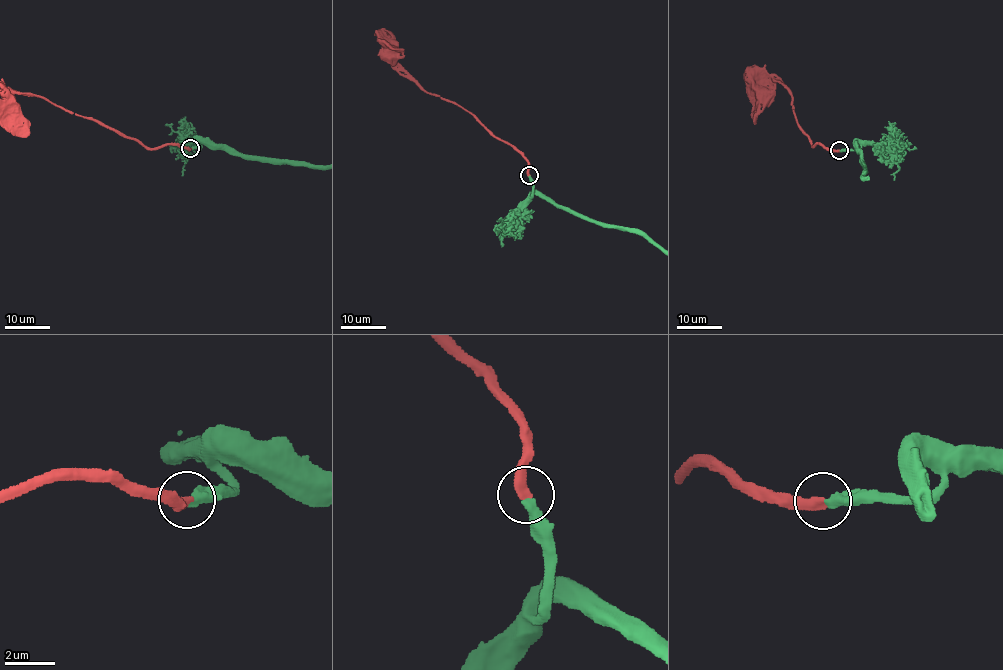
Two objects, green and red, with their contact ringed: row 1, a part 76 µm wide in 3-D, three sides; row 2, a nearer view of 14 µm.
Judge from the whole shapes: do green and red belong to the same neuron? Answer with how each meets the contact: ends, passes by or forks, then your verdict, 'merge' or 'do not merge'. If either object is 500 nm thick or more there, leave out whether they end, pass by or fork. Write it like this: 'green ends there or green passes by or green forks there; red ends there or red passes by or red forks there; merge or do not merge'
green ends there; red ends there; merge

